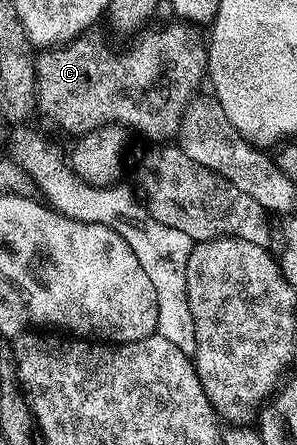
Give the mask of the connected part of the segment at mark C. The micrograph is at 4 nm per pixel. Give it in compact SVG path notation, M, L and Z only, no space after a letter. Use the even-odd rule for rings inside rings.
M169 22L157 26L154 32L148 32L138 35L134 39L138 40L118 56L93 56L93 48L85 38L42 51L36 57L40 111L54 116L59 123L65 124L67 131L74 134L87 133L91 126L106 122L120 122L130 129L138 128L147 139L153 140L149 142L172 141L177 135L181 113L187 102L185 72L197 72L200 68L202 71L203 68L203 36L197 33L200 31L194 25L184 22Z

